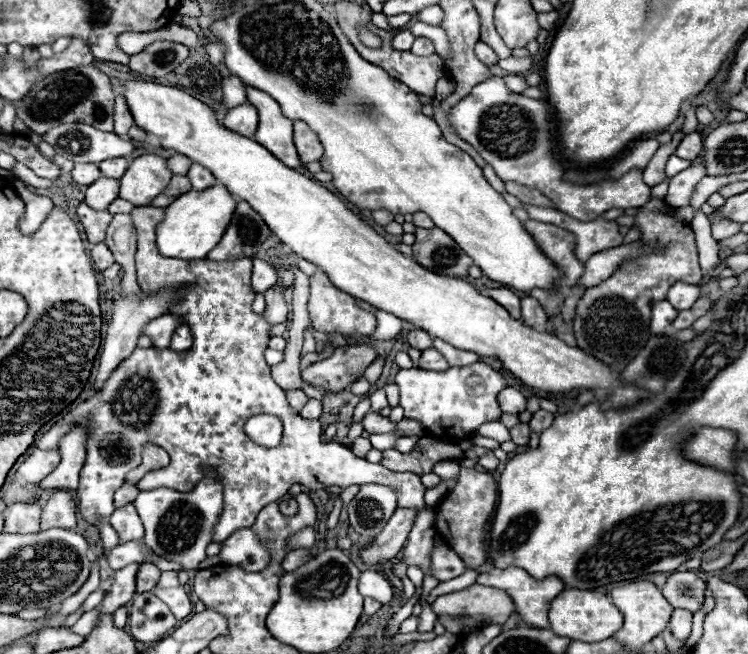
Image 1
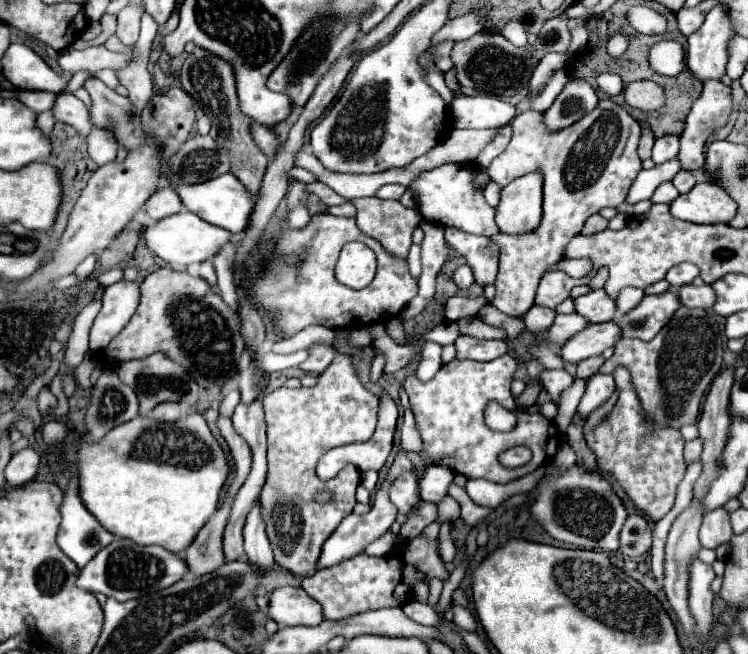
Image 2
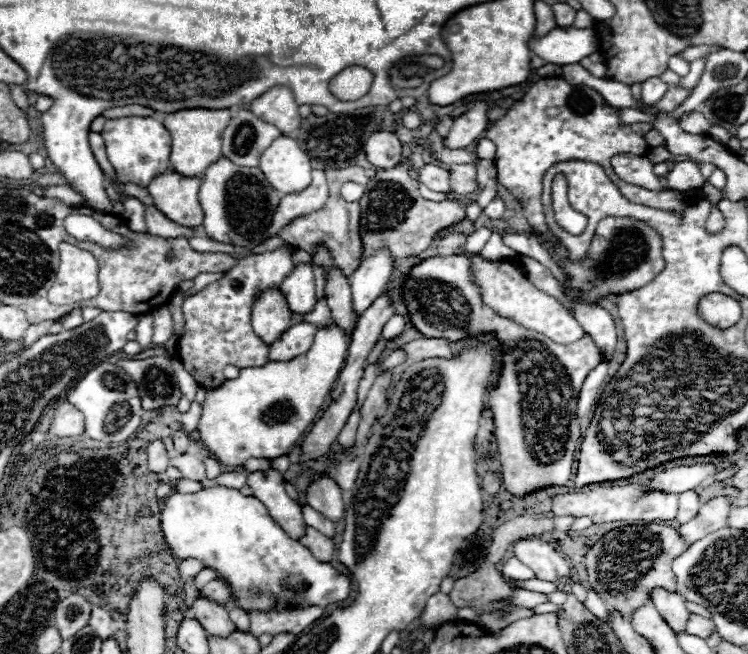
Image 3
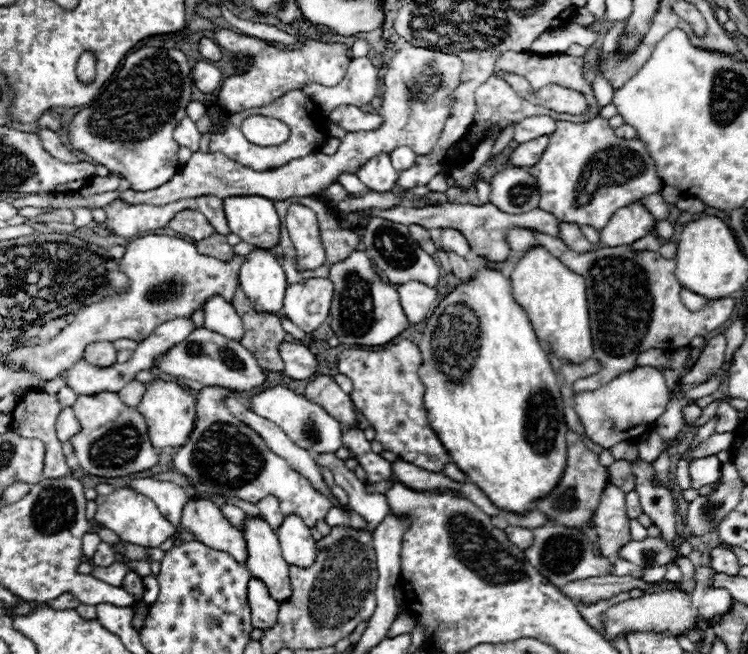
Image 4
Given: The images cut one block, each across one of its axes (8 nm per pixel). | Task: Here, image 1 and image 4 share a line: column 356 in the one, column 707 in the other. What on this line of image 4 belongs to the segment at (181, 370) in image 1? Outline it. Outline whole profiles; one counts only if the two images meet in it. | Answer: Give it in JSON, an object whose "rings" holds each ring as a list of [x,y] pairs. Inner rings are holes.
{"rings":[[[706,456],[690,464],[690,480],[694,490],[714,484],[718,478],[720,478],[720,462],[716,456]]]}

